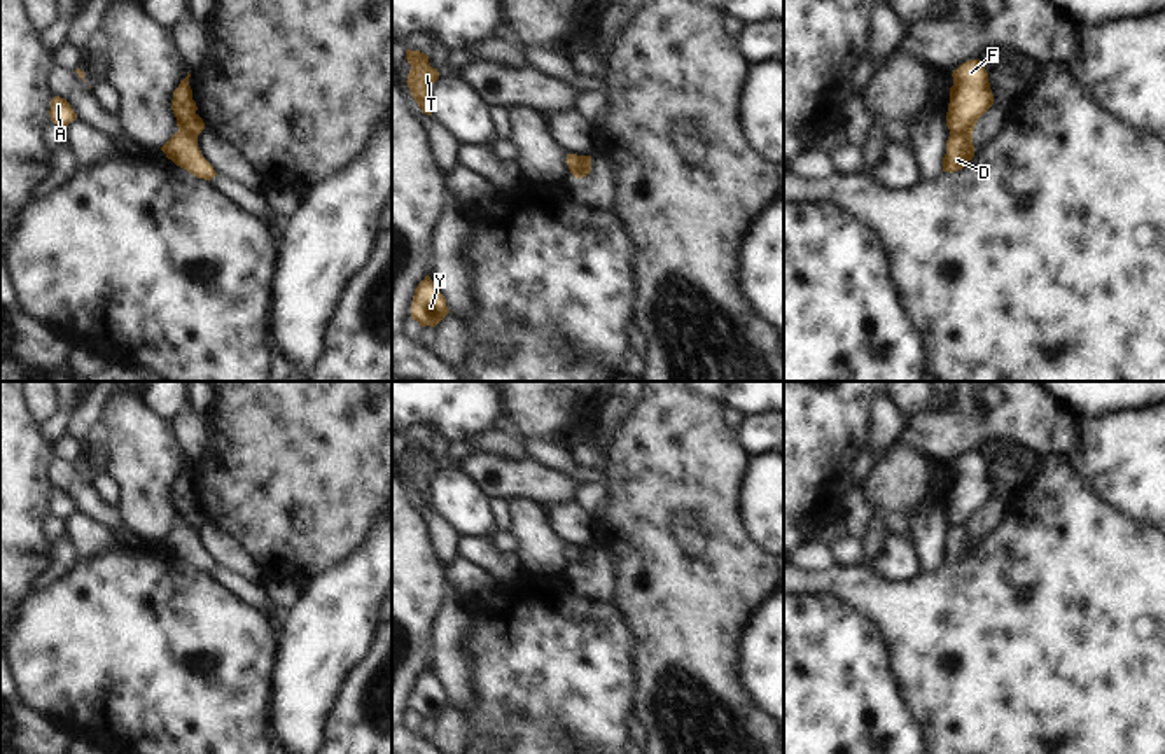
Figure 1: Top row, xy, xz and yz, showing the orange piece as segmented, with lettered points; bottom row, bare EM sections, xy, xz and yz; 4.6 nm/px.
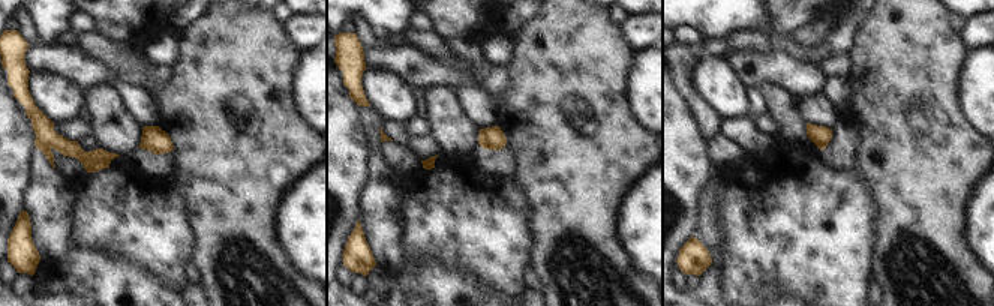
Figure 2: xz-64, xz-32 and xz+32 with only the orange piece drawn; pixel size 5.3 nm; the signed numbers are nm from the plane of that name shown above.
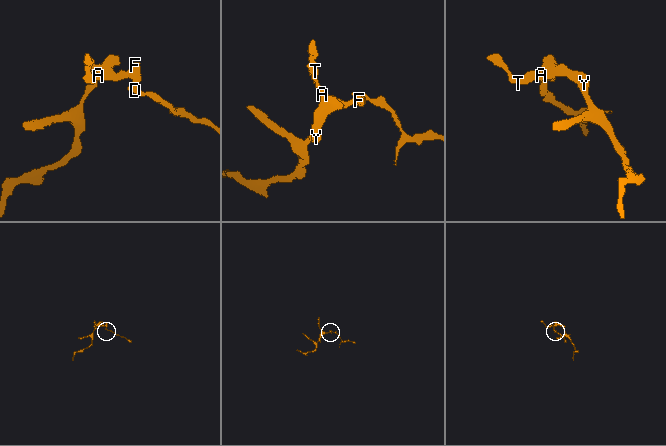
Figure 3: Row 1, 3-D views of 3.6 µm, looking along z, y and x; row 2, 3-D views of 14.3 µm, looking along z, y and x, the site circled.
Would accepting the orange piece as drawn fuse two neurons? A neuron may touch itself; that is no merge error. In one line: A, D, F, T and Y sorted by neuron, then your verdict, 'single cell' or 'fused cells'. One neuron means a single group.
A F T Y / D | fused cells

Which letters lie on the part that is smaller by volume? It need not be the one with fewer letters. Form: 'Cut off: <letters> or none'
Cut off: D

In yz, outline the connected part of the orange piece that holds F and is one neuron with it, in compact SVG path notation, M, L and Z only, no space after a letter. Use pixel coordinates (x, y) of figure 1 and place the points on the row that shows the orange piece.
M969 59L952 77L946 126L950 133L973 135L978 119L994 105L988 73L980 59Z

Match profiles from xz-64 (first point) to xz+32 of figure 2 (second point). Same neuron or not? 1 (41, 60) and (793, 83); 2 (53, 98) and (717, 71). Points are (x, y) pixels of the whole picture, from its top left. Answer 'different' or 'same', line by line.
1: same
2: same

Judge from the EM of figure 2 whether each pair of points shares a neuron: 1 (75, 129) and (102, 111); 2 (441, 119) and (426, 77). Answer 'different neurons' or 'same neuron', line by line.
1: different neurons
2: different neurons

